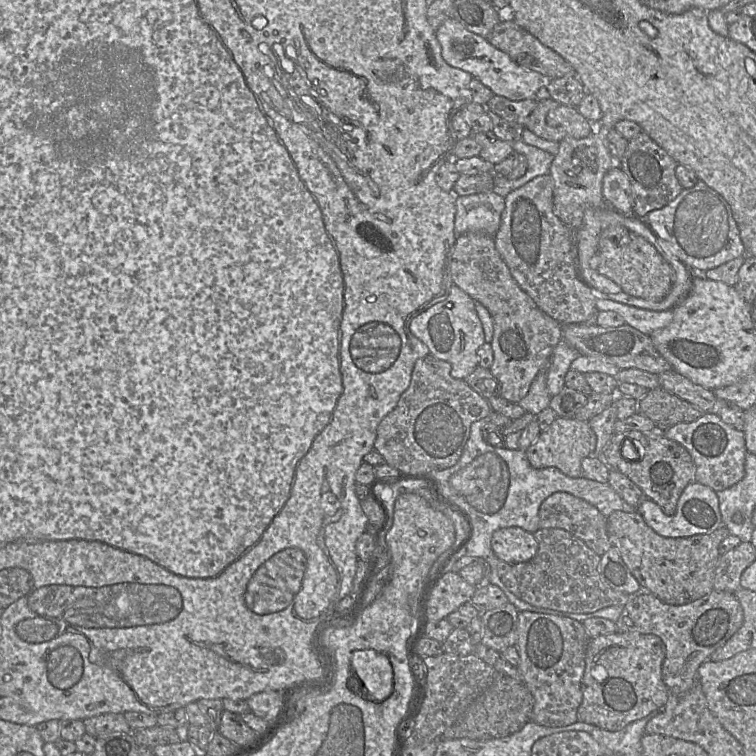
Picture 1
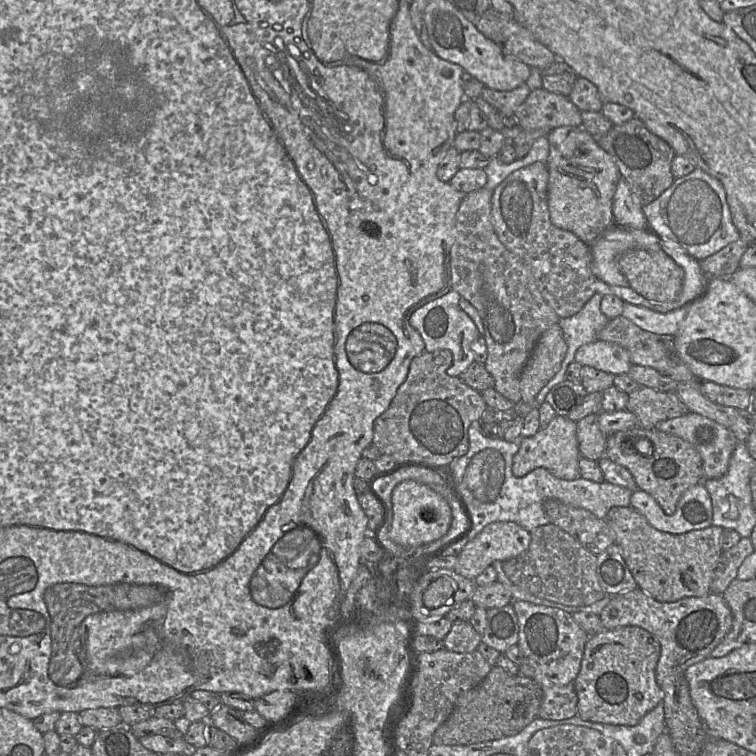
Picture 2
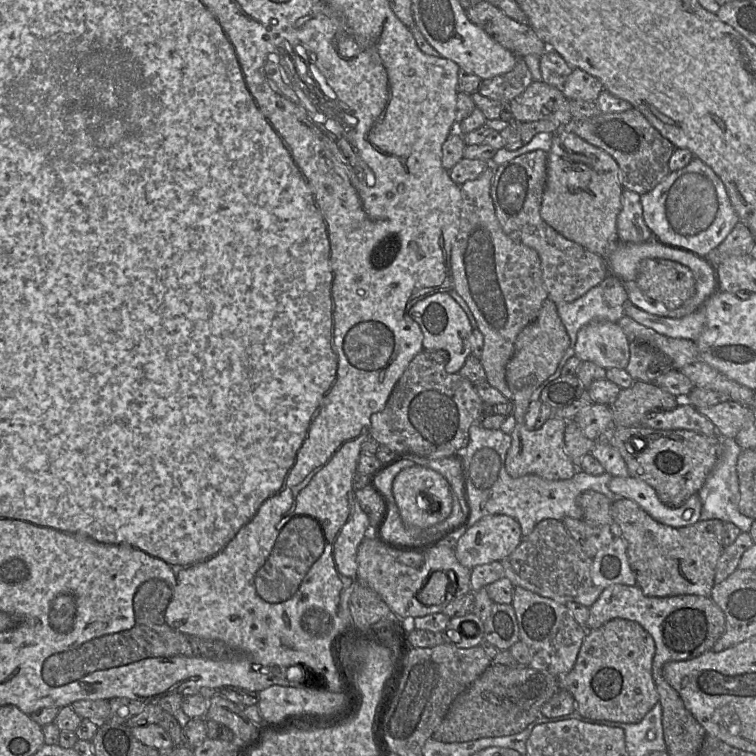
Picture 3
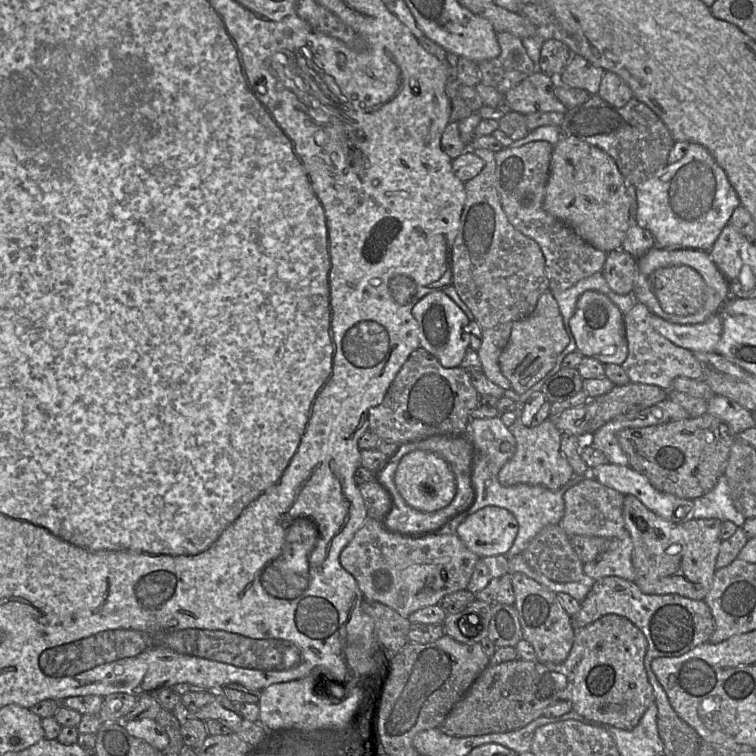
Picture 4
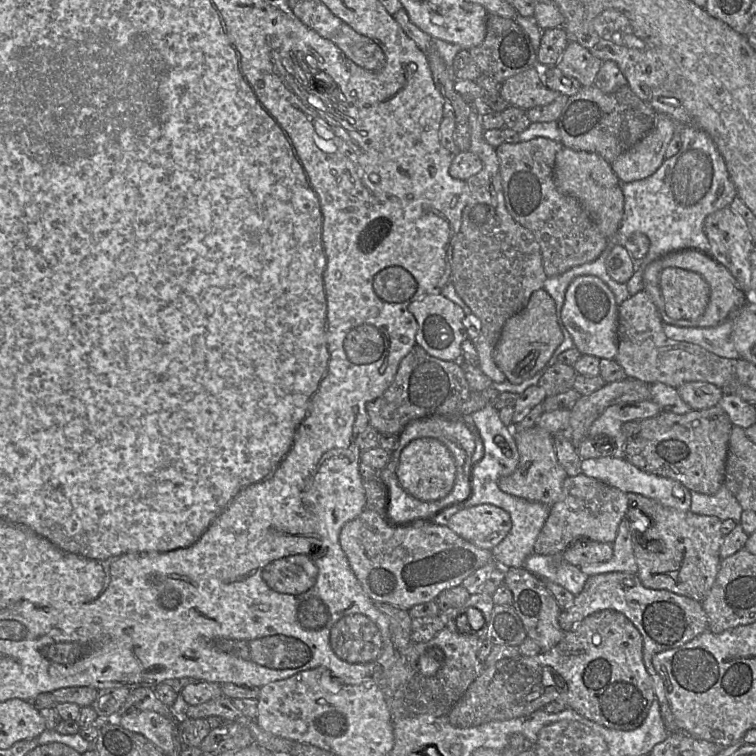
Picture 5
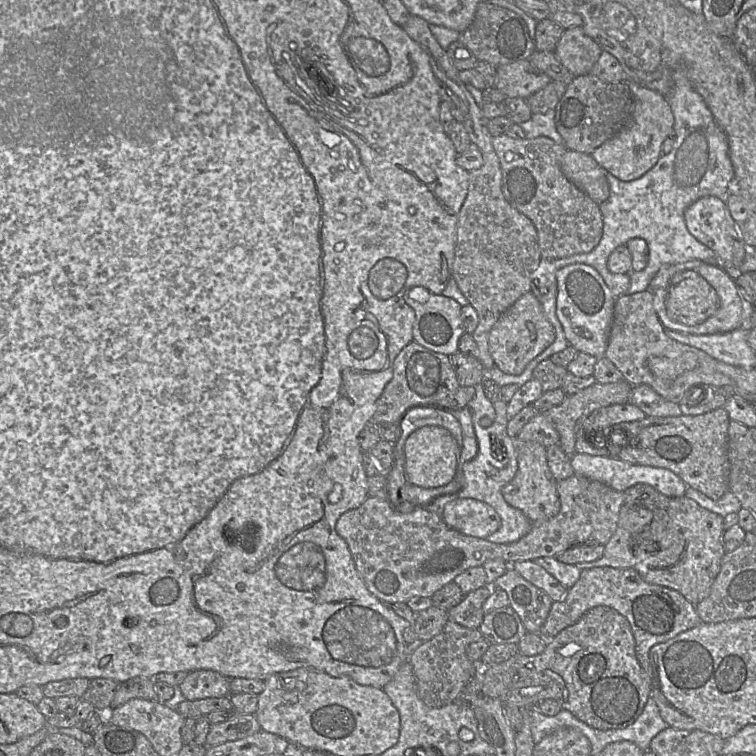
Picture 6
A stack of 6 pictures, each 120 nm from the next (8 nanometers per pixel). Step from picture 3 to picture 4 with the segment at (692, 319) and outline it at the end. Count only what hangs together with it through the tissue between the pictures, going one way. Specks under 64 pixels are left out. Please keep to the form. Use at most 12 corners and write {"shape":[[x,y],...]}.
{"shape":[[718,313],[699,324],[650,323],[673,344],[715,352],[723,332]]}

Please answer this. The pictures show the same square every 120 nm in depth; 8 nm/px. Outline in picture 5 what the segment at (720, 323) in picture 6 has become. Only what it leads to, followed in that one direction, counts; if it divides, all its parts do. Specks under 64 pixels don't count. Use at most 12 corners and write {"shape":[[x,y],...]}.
{"shape":[[683,249],[659,258],[662,269],[701,275],[710,287],[699,324],[714,327],[747,302],[729,270],[709,254]]}

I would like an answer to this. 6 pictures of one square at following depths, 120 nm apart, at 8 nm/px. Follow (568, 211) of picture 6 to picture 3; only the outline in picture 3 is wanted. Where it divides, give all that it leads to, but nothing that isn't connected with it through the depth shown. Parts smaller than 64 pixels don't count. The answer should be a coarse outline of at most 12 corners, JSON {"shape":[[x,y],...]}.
{"shape":[[546,152],[498,166],[503,232],[538,253],[548,298],[582,297],[605,257],[542,219]]}

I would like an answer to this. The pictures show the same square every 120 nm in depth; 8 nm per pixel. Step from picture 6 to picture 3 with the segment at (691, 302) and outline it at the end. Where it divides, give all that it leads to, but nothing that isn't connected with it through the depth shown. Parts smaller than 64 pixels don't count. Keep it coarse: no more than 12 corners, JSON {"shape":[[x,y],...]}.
{"shape":[[643,260],[635,282],[657,308],[676,308],[694,291],[691,271]]}

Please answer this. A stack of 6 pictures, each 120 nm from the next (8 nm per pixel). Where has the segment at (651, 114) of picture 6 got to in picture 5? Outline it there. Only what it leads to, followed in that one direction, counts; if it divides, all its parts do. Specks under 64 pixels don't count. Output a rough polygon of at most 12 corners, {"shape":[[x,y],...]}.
{"shape":[[657,114],[652,129],[611,167],[622,183],[654,174],[679,125]]}

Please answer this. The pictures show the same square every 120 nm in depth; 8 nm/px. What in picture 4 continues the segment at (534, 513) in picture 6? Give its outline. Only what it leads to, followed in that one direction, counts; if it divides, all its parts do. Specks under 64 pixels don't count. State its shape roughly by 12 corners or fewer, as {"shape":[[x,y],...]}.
{"shape":[[553,418],[508,428],[516,452],[501,485],[558,490],[575,476]]}

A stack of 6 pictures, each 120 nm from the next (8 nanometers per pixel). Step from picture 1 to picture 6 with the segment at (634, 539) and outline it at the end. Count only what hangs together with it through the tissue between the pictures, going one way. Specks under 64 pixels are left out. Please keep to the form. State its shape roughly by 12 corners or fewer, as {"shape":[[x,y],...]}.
{"shape":[[648,484],[624,505],[658,510],[634,569],[697,605],[717,577],[721,515]]}

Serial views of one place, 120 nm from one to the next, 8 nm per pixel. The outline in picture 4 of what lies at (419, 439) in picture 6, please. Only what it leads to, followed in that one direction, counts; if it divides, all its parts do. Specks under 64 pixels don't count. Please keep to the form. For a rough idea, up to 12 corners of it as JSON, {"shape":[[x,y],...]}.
{"shape":[[410,451],[394,483],[421,512],[446,507],[455,478],[439,455]]}

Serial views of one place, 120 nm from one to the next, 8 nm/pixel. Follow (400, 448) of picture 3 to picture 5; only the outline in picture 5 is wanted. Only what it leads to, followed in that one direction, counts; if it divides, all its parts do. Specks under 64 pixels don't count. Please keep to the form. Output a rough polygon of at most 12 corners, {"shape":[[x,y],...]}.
{"shape":[[415,345],[369,425],[399,434],[412,420],[458,414],[471,390],[460,361]]}

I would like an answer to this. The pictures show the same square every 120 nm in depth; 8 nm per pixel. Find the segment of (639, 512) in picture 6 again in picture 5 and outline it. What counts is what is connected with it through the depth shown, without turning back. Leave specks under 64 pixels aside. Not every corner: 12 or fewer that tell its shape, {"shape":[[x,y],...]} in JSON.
{"shape":[[620,522],[610,560],[584,565],[588,576],[637,574],[629,522]]}

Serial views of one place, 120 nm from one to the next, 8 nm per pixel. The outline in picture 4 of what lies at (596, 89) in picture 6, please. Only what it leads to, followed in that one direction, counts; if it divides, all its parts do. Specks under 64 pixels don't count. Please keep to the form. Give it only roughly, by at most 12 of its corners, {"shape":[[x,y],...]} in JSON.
{"shape":[[591,95],[568,109],[560,136],[611,156],[625,184],[665,167],[676,142],[632,97]]}

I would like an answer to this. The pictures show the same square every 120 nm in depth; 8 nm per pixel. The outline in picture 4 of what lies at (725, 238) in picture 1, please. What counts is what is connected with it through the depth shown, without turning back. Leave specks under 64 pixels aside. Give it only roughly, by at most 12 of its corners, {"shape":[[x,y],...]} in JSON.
{"shape":[[701,144],[636,186],[659,248],[709,251],[740,199]]}

